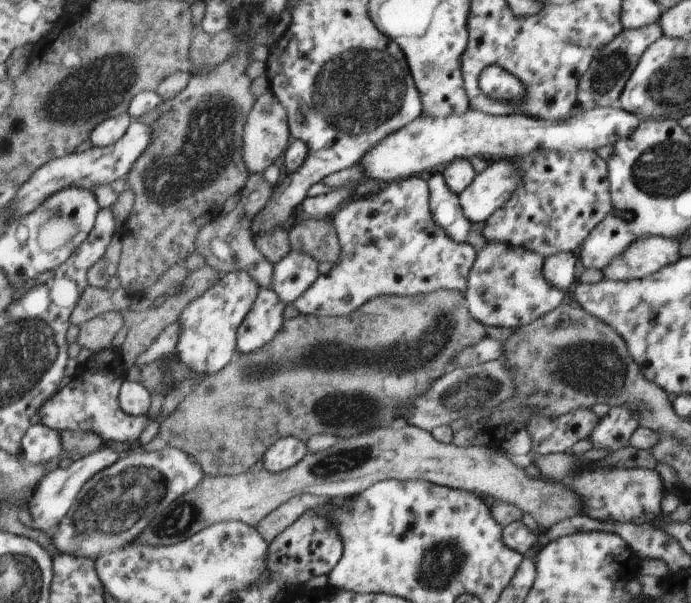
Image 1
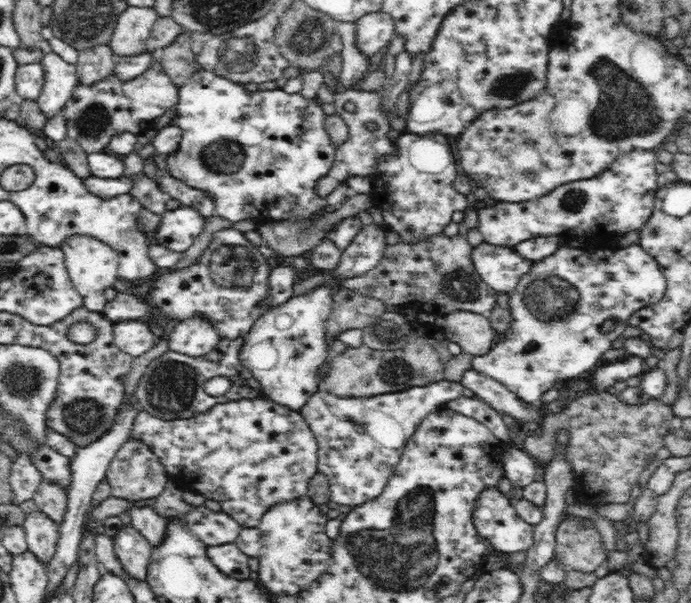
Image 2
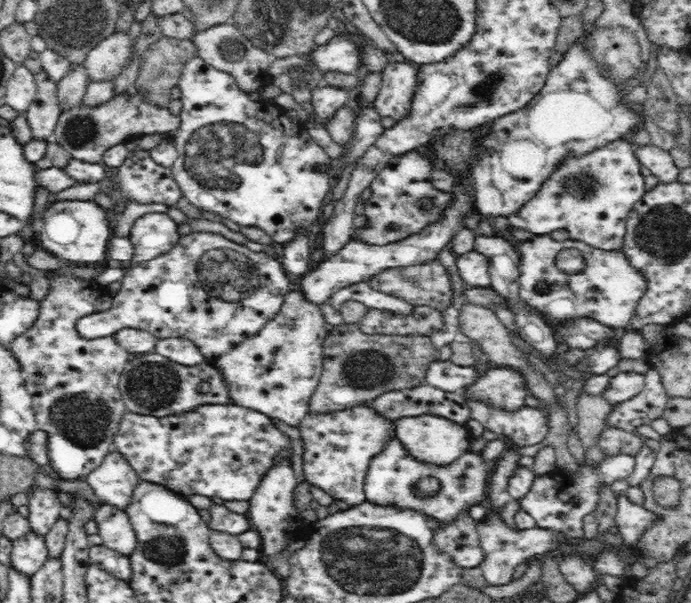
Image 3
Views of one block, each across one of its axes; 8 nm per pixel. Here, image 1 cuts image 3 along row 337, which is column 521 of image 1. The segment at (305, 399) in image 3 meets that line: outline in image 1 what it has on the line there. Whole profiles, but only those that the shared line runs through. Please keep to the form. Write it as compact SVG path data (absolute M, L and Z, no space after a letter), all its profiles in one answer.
M488 242L469 272L468 287L464 291L466 304L472 315L486 326L516 329L534 322L563 303L564 290L548 284L544 278L544 256L534 250L512 248L500 242Z

